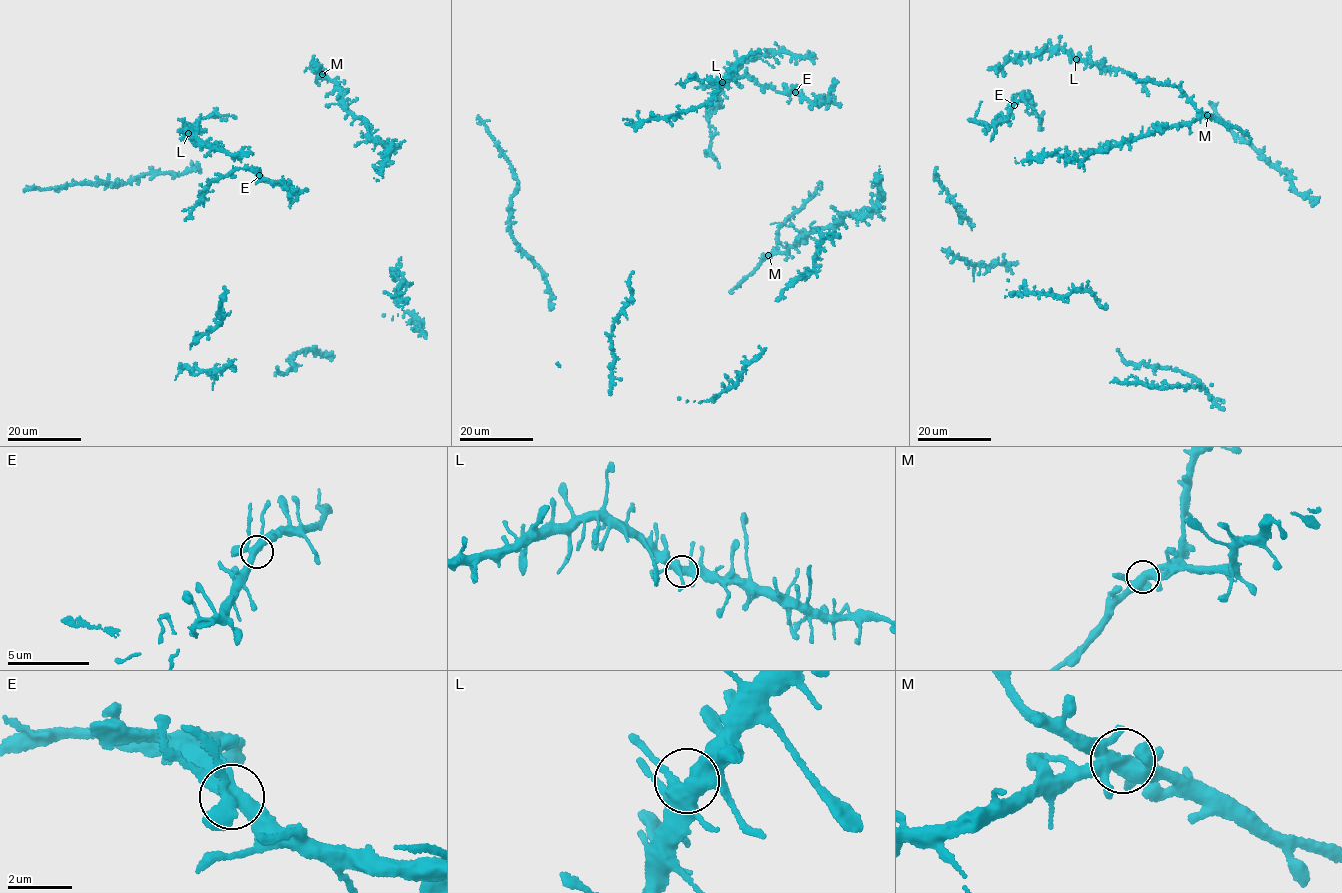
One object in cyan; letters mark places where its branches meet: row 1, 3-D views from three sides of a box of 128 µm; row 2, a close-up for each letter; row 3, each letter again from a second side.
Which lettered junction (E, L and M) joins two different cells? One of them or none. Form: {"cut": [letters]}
{"cut": ["M"]}

